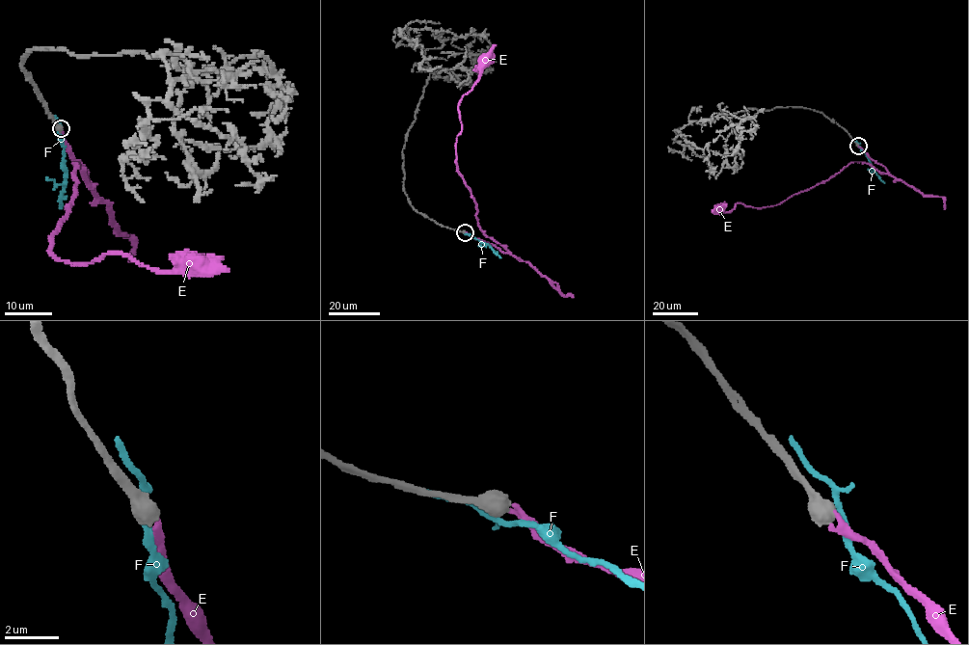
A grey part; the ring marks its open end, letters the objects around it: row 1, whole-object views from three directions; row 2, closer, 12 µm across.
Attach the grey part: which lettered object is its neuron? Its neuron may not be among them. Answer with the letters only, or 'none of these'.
E

